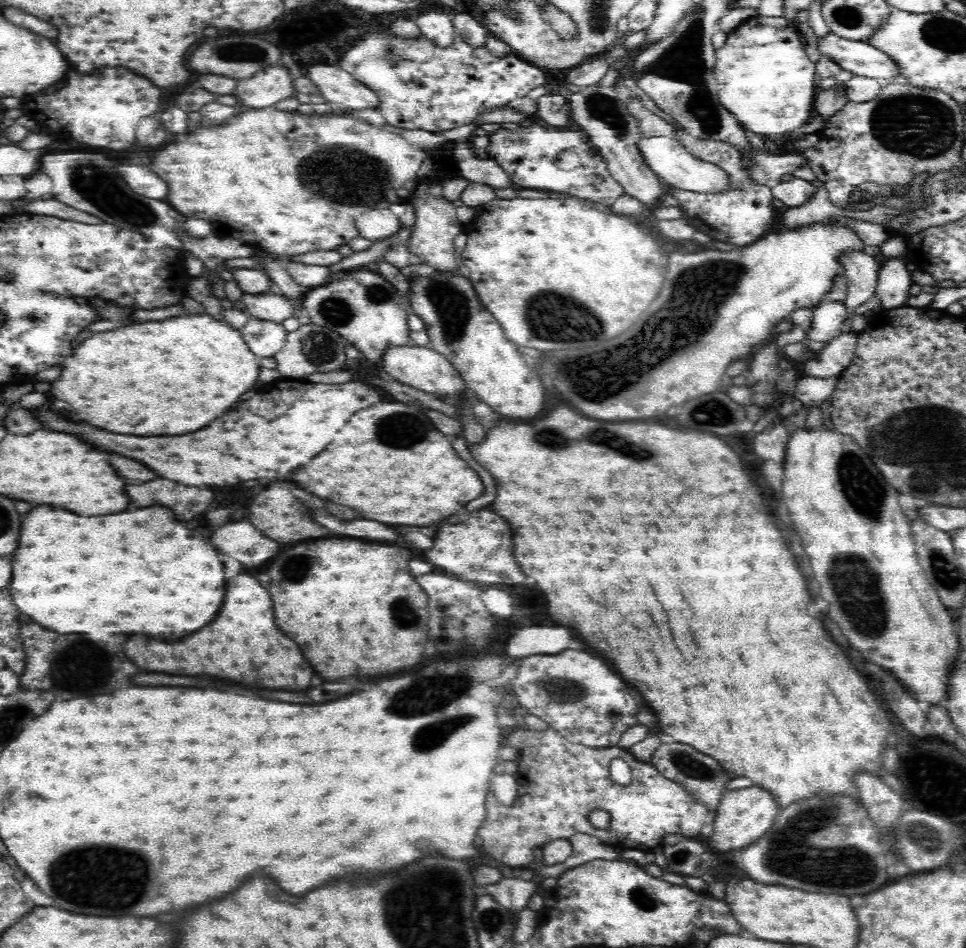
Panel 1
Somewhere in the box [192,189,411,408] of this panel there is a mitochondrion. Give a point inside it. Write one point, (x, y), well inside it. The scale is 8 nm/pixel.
(319, 347)

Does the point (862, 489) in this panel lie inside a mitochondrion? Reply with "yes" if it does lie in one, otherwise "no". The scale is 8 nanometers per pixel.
yes

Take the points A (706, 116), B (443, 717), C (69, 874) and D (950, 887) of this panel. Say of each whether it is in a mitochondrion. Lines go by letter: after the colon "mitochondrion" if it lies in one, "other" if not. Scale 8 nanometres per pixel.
A: mitochondrion
B: mitochondrion
C: mitochondrion
D: other

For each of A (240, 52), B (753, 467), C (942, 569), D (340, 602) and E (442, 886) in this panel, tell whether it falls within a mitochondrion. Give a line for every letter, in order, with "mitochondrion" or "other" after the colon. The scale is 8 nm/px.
A: mitochondrion
B: other
C: mitochondrion
D: other
E: mitochondrion

